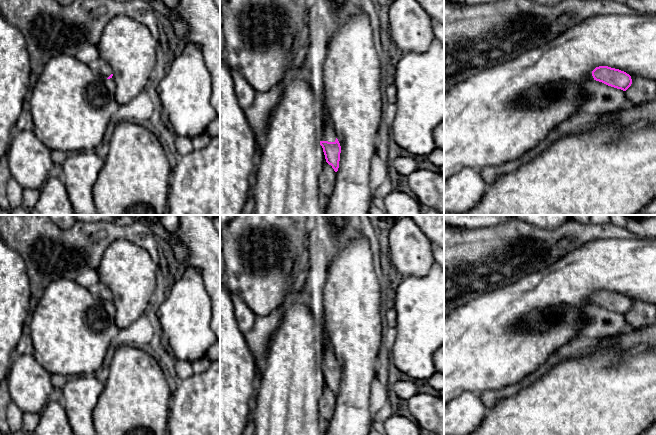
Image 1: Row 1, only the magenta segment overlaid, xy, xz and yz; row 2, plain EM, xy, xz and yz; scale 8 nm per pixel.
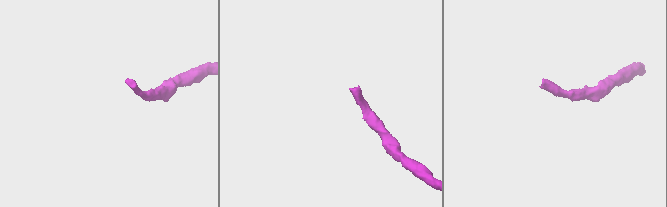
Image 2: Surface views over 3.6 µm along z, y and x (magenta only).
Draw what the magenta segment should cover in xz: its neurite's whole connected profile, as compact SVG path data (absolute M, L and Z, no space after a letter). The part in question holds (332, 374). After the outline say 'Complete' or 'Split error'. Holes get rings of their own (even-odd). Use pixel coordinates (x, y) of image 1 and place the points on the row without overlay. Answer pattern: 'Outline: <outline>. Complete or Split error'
Outline: M328 342L325 346L325 352L320 359L320 369L323 372L326 386L332 390L335 396L338 395L341 370L335 361L335 353L333 347Z. Split error

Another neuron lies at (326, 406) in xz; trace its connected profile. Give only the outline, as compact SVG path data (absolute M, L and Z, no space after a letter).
M326 385L323 389L322 397L318 402L318 411L320 417L330 421L334 415L336 407L336 396Z

